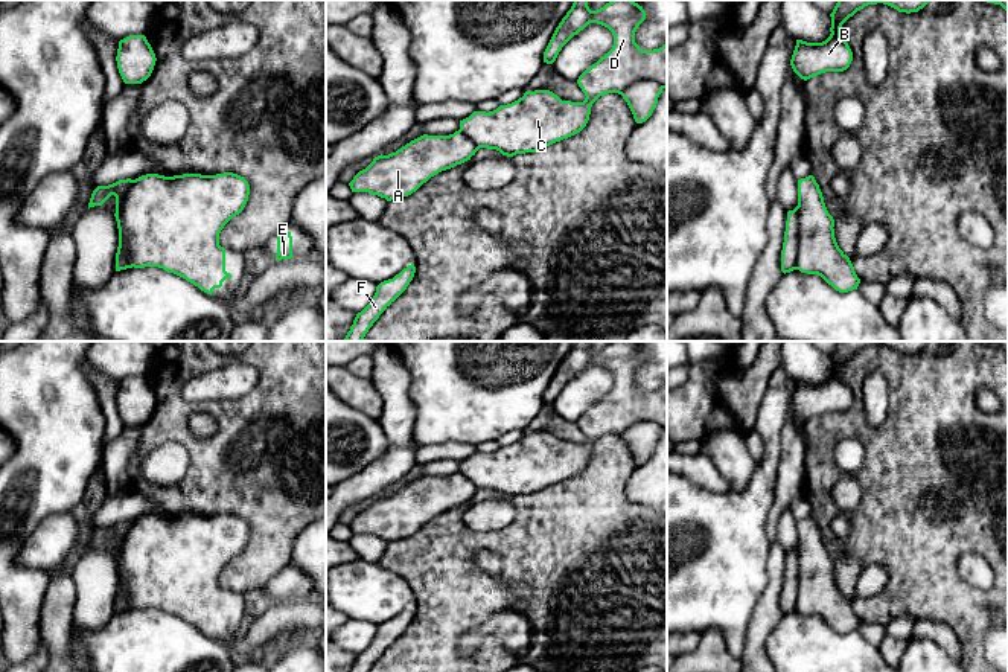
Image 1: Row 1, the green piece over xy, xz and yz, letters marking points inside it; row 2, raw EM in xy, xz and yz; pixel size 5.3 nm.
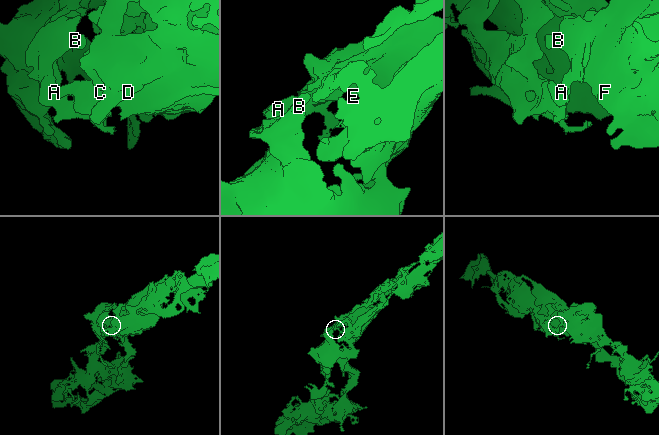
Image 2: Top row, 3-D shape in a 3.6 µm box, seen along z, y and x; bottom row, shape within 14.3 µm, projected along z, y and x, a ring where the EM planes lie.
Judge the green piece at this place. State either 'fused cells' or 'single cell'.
single cell

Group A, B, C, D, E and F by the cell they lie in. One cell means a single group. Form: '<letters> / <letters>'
A B C D E F

